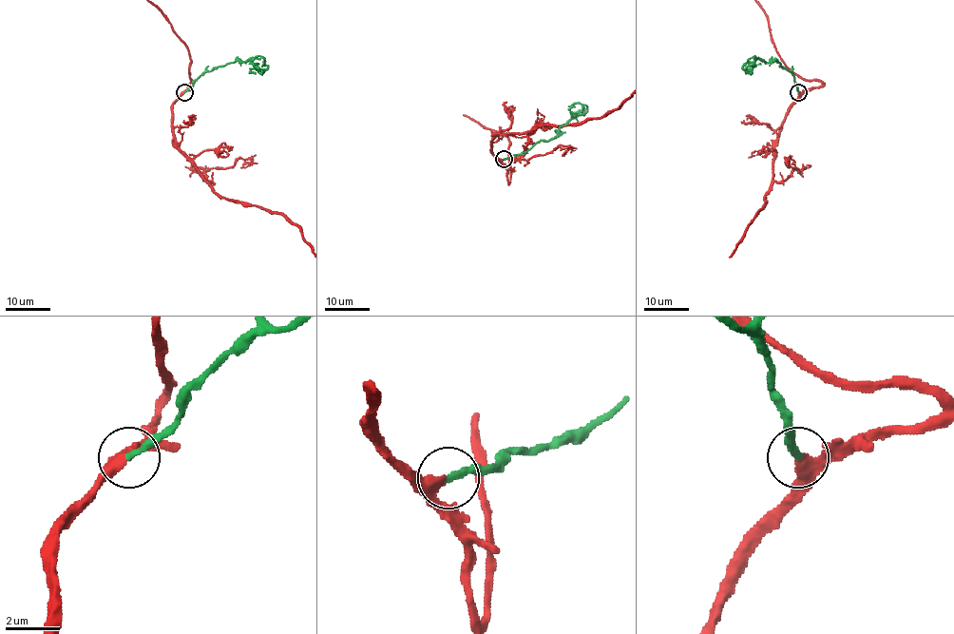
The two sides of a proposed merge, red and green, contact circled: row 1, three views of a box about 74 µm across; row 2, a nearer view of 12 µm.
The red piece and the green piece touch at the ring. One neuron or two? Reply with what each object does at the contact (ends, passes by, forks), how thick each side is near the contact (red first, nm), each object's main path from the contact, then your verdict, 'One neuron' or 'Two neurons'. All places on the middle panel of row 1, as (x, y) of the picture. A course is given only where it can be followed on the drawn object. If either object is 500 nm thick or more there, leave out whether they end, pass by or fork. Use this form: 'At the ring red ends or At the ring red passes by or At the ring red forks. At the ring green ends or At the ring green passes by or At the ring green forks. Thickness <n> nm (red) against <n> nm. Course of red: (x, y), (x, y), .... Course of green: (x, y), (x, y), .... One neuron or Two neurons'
At the ring red forks. At the ring green ends. Thickness 240 nm (red) against 240 nm. Course of green: (504, 160), (530, 149), (541, 141), (552, 140), (559, 127), (586, 105). One neuron

